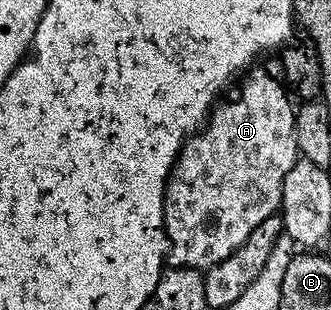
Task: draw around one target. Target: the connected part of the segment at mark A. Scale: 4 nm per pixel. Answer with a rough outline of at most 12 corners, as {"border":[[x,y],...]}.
{"border":[[258,68],[186,138],[171,269],[210,269],[279,212],[296,105]]}

